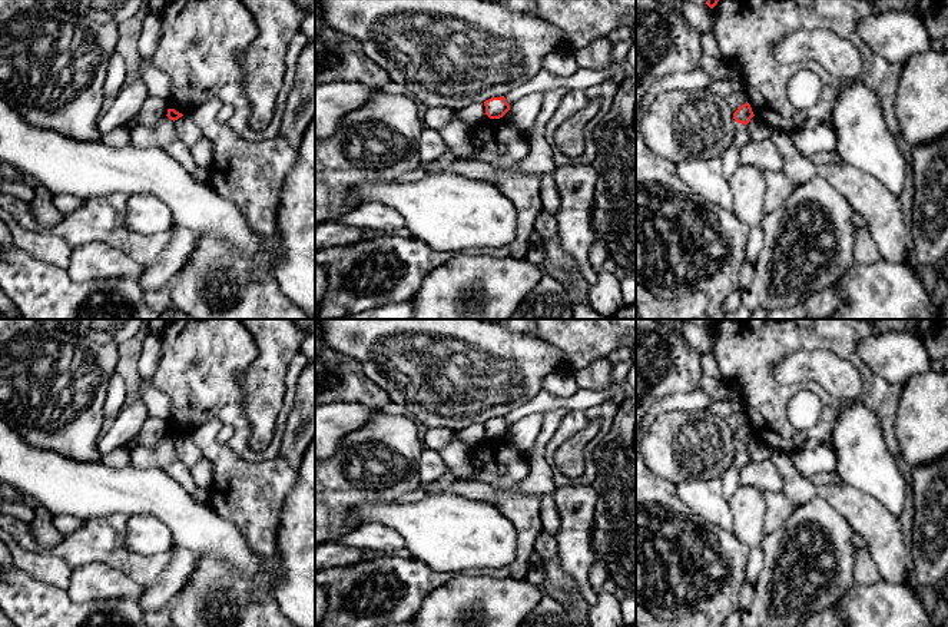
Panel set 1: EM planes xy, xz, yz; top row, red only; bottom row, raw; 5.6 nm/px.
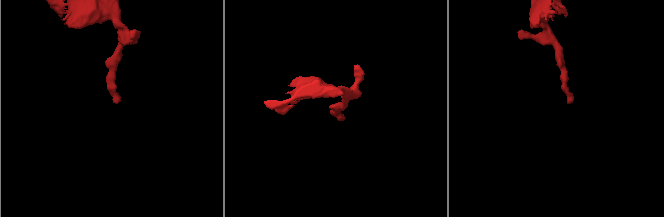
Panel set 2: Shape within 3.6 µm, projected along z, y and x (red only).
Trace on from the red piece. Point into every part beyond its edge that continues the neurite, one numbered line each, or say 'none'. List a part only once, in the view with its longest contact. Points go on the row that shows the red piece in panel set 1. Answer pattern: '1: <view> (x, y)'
none

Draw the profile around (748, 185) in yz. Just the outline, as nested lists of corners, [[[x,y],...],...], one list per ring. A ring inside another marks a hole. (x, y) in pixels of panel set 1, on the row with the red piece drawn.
[[[737,166],[729,179],[733,213],[749,228],[762,223],[765,216],[765,173],[759,167]]]

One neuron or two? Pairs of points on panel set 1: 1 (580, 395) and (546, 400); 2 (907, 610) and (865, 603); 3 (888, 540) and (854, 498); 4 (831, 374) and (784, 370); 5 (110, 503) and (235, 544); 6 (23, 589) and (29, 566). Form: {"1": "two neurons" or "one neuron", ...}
{"1": "one neuron", "2": "one neuron", "3": "one neuron", "4": "one neuron", "5": "one neuron", "6": "two neurons"}

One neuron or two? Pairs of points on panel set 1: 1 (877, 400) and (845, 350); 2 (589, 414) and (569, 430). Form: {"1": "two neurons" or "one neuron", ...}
{"1": "one neuron", "2": "one neuron"}

